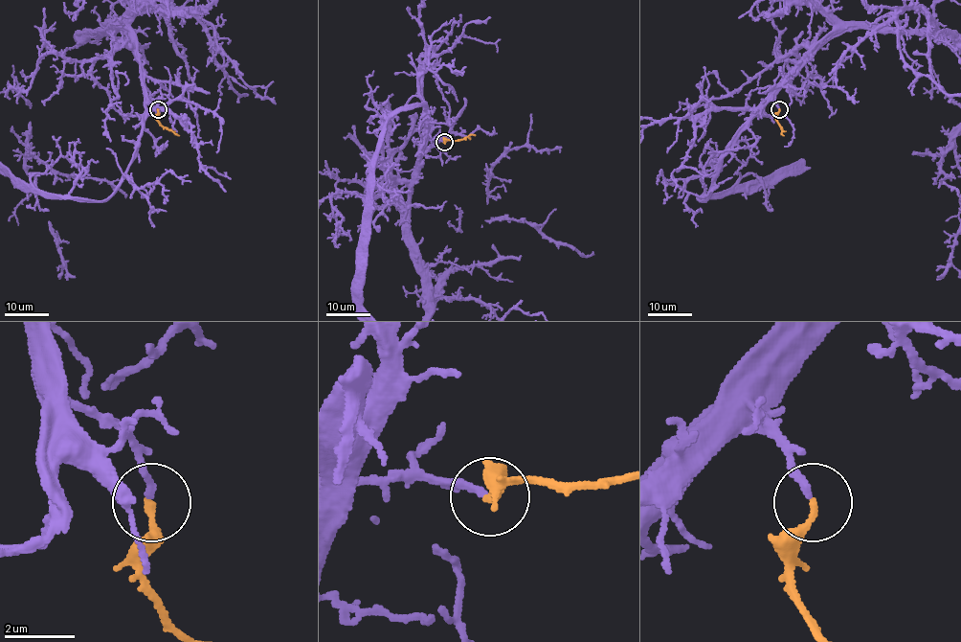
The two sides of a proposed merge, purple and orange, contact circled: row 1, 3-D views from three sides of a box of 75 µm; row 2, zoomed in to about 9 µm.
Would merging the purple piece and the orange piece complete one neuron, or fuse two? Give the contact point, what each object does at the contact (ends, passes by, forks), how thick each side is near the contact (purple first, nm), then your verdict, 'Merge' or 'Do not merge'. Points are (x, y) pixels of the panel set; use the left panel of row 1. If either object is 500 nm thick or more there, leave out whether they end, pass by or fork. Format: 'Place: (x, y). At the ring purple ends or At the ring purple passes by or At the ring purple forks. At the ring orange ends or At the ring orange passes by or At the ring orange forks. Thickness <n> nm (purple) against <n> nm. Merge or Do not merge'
Place: (158, 109). At the ring purple ends. At the ring orange ends. Thickness 200 nm (purple) against 190 nm. Merge

